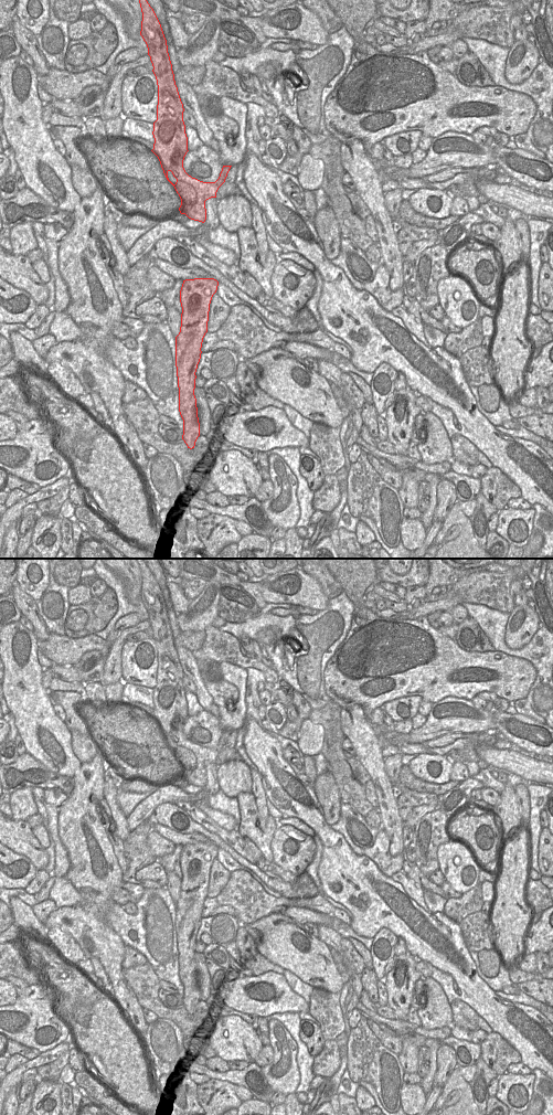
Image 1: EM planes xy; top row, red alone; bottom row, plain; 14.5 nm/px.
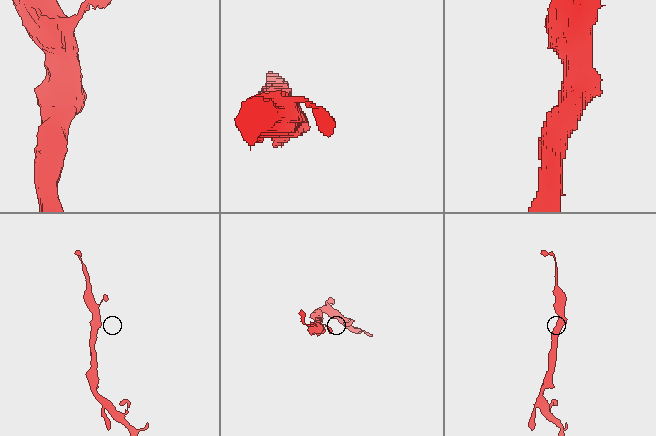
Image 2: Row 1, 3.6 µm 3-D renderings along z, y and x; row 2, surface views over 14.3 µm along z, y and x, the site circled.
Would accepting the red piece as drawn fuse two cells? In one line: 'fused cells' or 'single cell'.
single cell

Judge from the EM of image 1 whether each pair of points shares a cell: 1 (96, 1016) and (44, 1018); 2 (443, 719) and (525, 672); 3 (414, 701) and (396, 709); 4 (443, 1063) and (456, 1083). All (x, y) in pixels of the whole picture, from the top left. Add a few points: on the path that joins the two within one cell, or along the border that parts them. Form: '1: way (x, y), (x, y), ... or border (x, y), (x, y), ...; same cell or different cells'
1: border (50, 993), (52, 1009), (67, 1026), (72, 1038); different cells
2: border (445, 697), (465, 698), (470, 701); different cells
3: way (410, 703), (401, 709); same cell
4: border (457, 1065), (442, 1086); different cells

